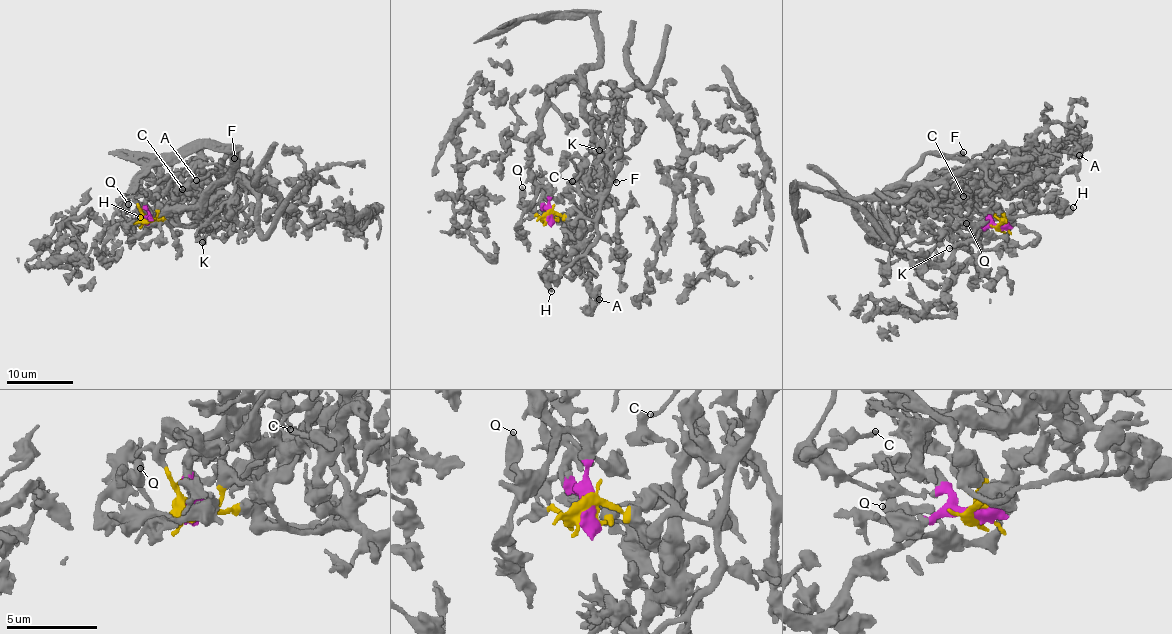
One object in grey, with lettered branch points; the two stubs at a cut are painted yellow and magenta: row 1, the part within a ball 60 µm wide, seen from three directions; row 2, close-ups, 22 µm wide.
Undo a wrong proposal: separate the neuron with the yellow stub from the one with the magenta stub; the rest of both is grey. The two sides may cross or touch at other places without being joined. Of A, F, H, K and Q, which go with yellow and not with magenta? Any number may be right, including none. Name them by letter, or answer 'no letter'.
A, F, H, K

